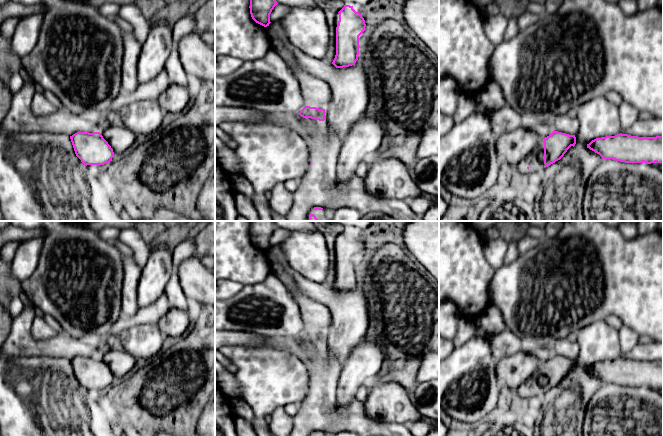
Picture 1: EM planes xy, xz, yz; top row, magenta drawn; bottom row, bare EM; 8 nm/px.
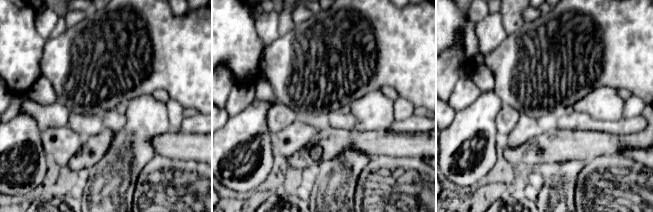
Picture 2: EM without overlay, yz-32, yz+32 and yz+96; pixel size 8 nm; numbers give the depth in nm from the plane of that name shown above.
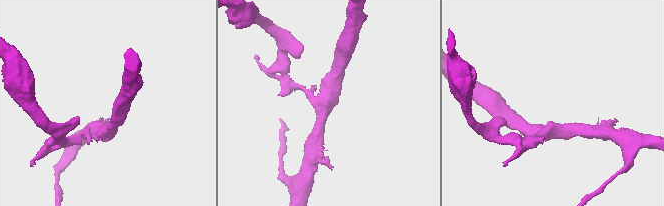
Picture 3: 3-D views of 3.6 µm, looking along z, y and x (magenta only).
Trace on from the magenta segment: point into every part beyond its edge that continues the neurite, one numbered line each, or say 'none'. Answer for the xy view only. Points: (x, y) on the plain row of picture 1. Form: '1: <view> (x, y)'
none

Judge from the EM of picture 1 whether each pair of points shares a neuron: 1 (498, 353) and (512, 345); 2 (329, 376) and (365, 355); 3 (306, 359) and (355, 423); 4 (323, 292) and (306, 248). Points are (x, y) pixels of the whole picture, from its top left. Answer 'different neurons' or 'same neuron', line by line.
1: same neuron
2: different neurons
3: same neuron
4: different neurons

